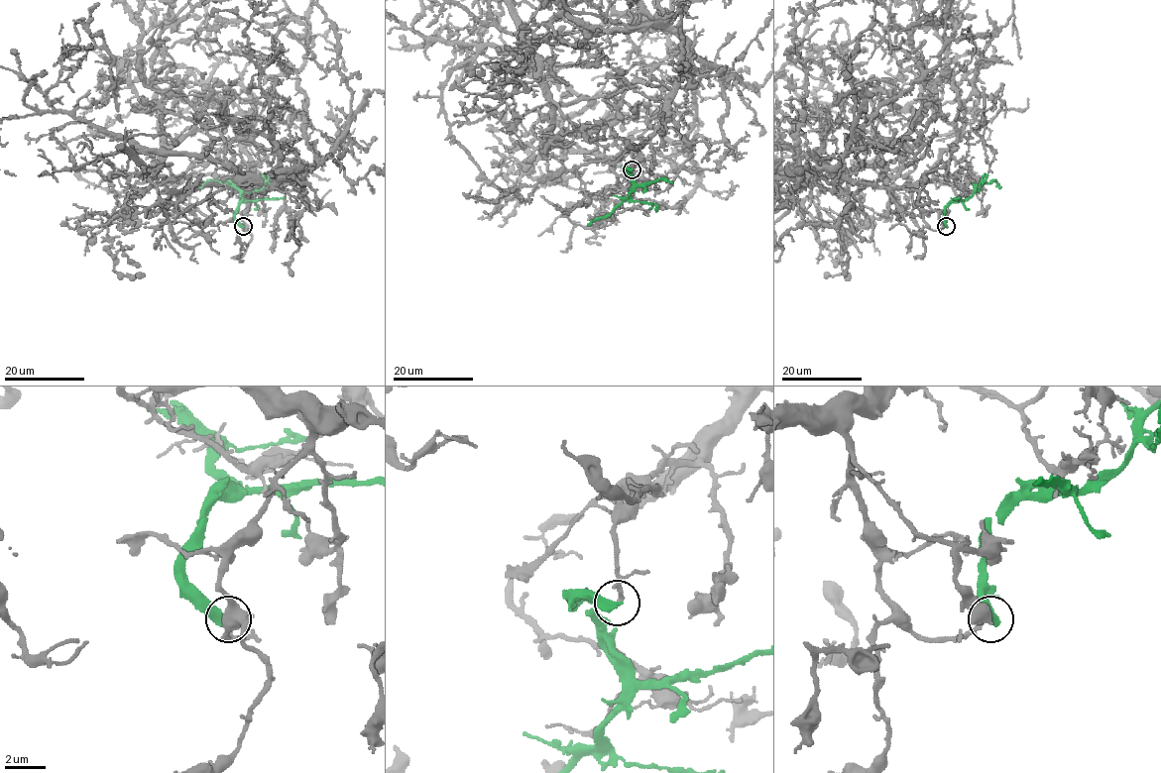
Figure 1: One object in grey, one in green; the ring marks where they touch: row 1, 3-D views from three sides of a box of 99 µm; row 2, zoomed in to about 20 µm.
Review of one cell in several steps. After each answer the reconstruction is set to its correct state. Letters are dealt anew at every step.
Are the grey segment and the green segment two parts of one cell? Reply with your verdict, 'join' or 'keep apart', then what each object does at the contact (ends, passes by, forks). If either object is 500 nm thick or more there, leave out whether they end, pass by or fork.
keep apart; grey ends; green ends

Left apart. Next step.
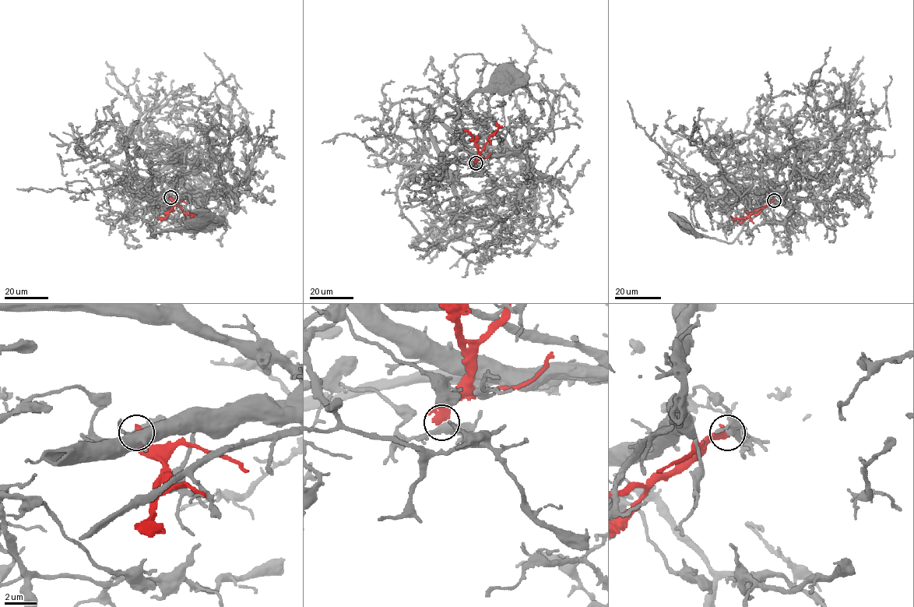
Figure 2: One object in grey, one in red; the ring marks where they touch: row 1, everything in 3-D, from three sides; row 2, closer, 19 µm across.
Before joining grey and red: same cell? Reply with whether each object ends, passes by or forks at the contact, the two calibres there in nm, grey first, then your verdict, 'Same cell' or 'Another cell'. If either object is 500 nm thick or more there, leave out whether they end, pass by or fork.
Thickness 420 nm (grey) against 500 nm. Another cell

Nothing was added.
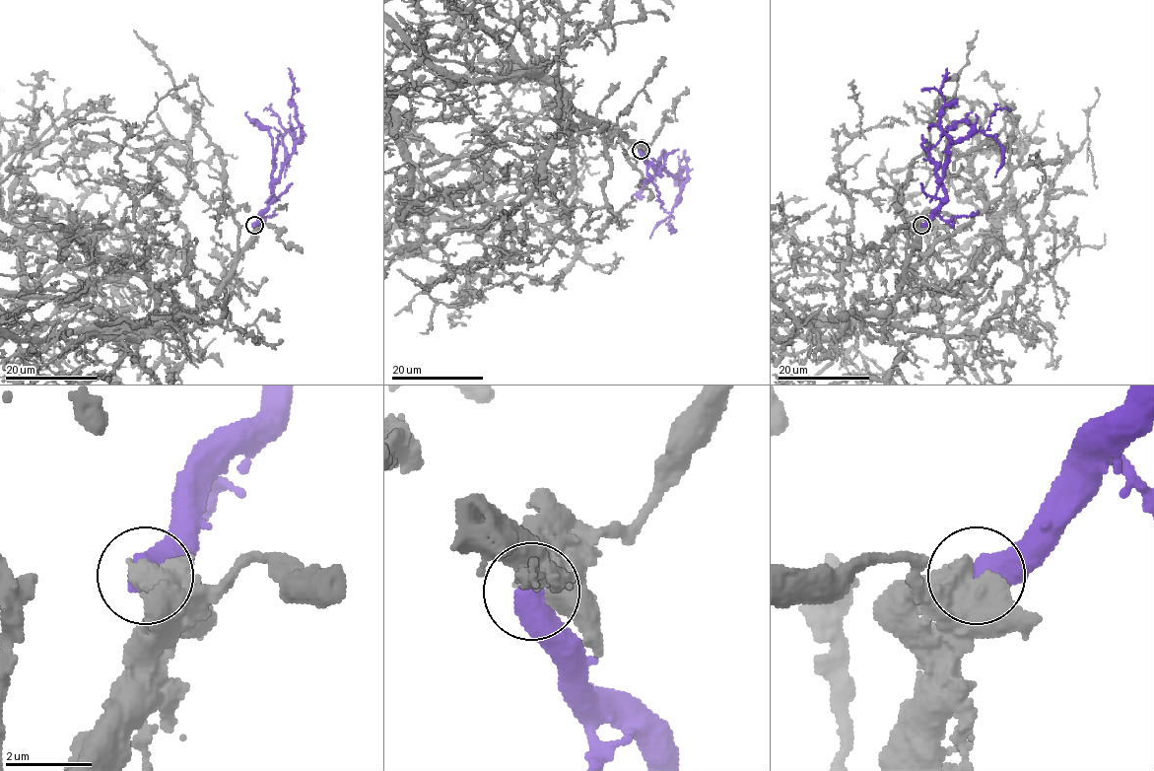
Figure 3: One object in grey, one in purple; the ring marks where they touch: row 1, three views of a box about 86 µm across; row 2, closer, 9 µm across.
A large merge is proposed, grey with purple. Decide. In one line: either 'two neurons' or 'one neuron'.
one neuron

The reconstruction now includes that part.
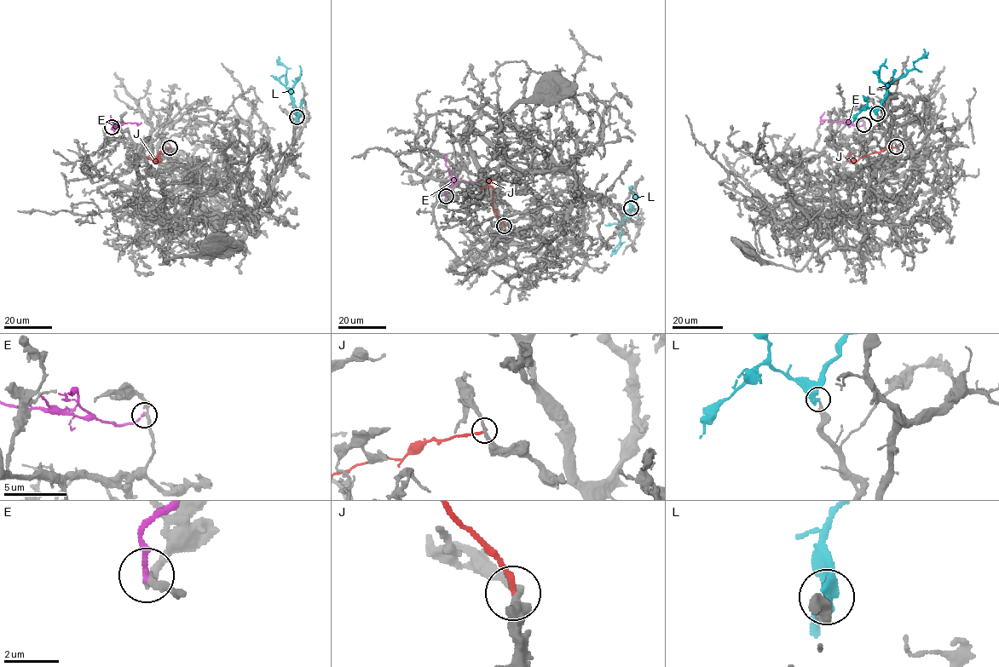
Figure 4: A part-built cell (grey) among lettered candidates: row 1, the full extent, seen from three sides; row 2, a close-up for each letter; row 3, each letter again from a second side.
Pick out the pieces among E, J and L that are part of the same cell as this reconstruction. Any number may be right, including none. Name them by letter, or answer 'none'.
L

